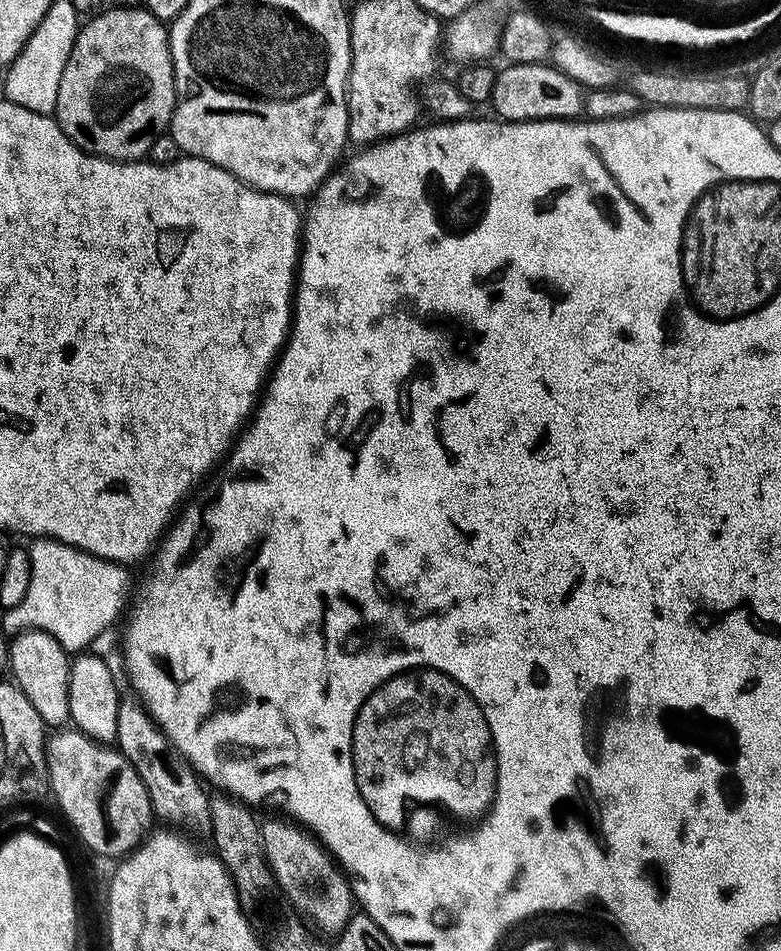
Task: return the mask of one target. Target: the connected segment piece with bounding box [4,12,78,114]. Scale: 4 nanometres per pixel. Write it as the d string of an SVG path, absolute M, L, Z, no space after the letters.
M64 12L58 13L56 24L60 27L60 32L36 31L26 42L24 49L17 54L16 59L8 65L4 92L11 103L31 112L55 113L58 82L62 82L62 70L66 70L66 58L70 58L70 50L74 46L78 31L78 23L76 24L75 20L77 17L72 16L67 16Z

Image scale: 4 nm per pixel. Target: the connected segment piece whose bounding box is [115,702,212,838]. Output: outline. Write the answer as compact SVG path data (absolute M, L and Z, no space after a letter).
M139 702L121 703L118 710L118 730L115 743L131 764L132 769L142 778L150 794L152 811L155 817L180 832L189 832L192 836L211 837L211 816L209 793L204 793L205 785L195 768L172 747L164 733L157 728L152 717L148 715L143 704Z

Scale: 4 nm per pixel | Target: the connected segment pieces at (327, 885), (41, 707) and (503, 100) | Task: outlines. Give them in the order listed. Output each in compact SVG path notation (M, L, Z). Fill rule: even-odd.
M288 824L263 825L262 843L266 863L276 877L279 891L283 895L284 892L288 895L286 900L291 907L307 917L321 933L339 934L344 931L345 924L354 912L353 901L350 896L348 901L348 896L344 893L345 873L338 867L335 859L325 851L319 840L307 831Z
M29 630L19 633L13 640L16 641L11 641L10 644L10 669L12 668L13 674L16 675L14 677L16 687L24 691L26 698L34 706L34 710L38 710L38 714L44 719L45 725L67 725L70 720L70 702L68 701L69 653L64 651L64 647L53 636L45 632Z
M509 63L496 73L490 108L505 122L567 120L581 115L582 88L555 66L549 66L547 63Z

